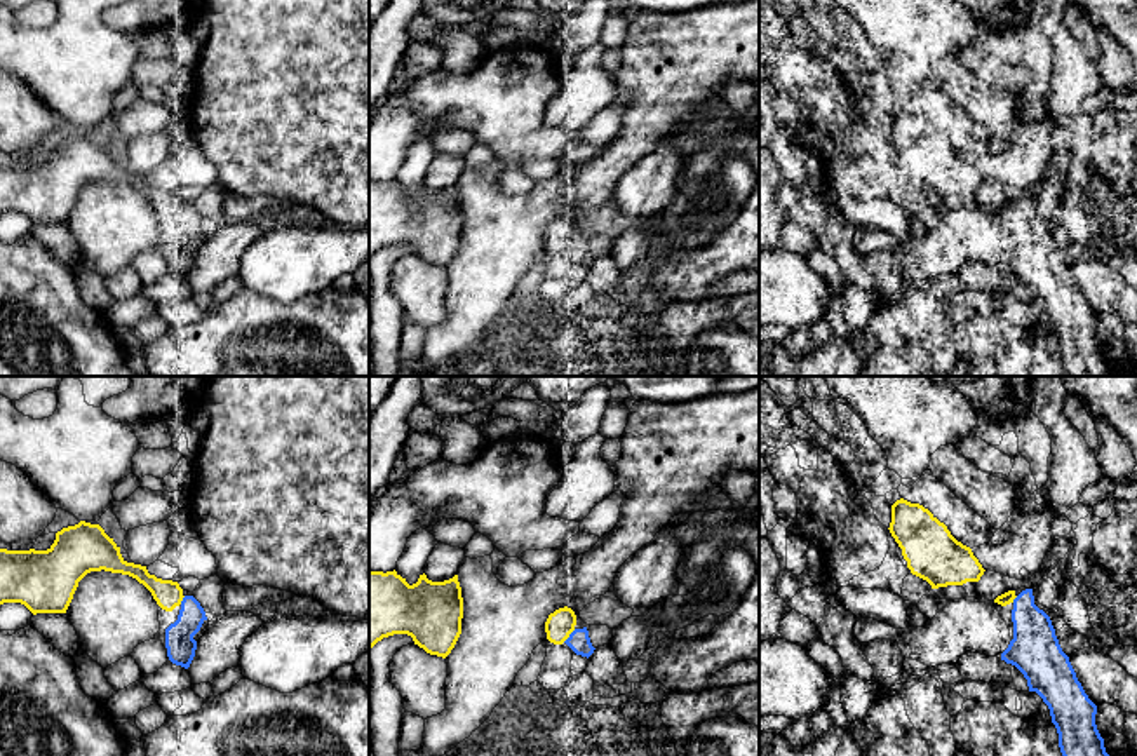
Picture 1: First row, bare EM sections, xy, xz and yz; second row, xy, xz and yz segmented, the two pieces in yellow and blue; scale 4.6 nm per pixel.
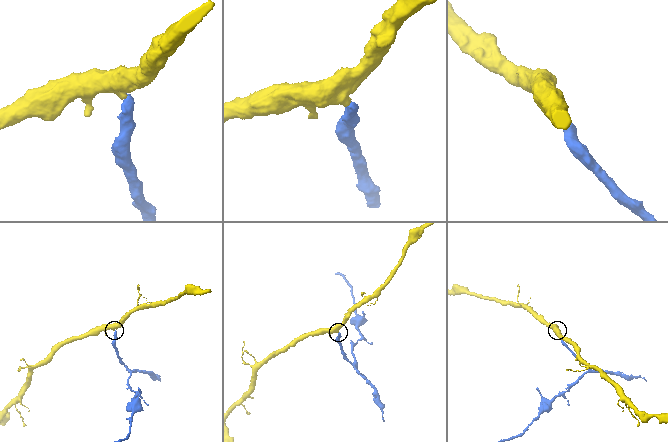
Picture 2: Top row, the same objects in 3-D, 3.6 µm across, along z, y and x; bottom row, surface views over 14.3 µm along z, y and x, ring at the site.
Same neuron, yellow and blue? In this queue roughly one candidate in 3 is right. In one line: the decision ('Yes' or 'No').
Yes

